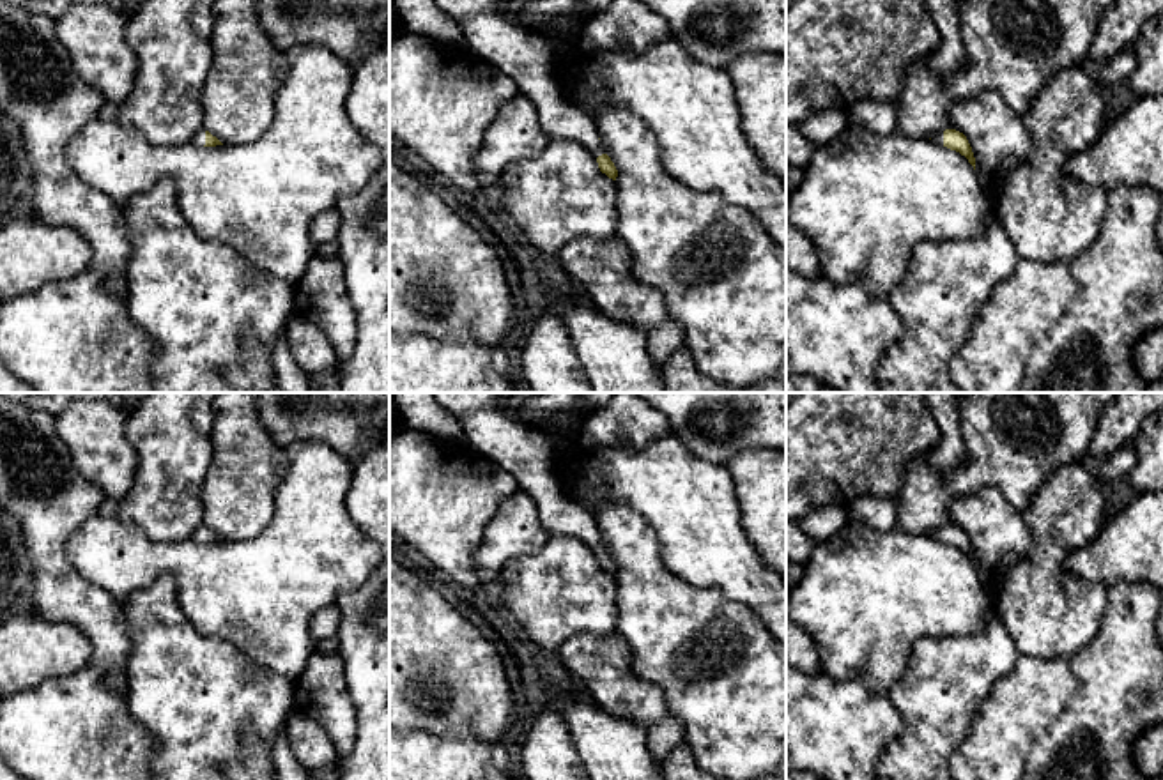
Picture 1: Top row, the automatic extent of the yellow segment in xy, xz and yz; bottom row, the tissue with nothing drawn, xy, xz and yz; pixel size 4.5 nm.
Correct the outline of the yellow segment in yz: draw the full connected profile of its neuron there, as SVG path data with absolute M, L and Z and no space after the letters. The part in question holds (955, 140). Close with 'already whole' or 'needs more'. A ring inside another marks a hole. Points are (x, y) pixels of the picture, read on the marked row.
M945 129L943 133L936 133L931 136L931 141L935 141L936 145L943 145L951 150L959 152L961 156L965 156L968 159L968 163L974 166L975 170L975 157L972 152L972 147L967 140L967 136L956 129Z; needs more

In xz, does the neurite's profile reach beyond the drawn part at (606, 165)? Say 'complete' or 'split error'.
split error

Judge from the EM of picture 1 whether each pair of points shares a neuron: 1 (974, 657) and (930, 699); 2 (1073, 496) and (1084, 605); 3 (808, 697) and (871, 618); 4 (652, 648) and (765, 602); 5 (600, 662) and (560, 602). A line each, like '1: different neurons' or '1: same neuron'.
1: same neuron
2: same neuron
3: different neurons
4: different neurons
5: different neurons

